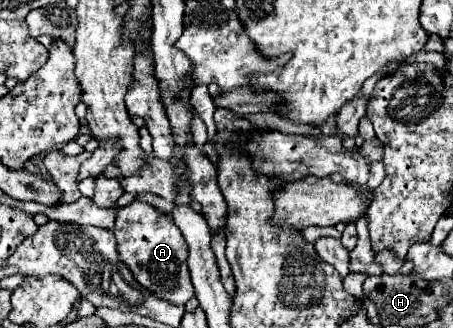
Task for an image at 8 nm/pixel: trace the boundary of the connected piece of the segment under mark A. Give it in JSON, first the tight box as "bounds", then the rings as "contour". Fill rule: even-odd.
{"bounds":[114,201,194,305],"contour":[[[134,201],[118,211],[114,237],[118,241],[120,261],[132,271],[134,279],[142,287],[172,305],[184,305],[194,297],[190,271],[186,267],[186,241],[170,215],[154,211],[154,207],[148,203]]]}

